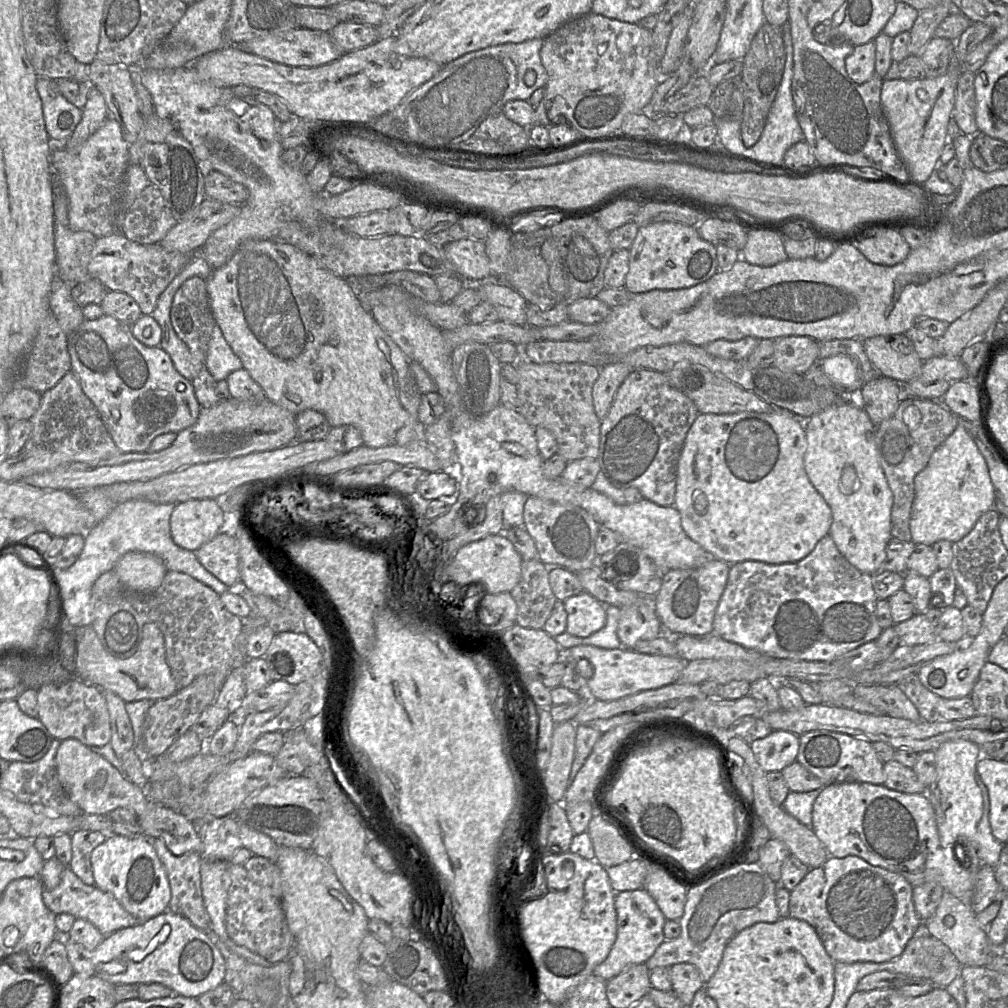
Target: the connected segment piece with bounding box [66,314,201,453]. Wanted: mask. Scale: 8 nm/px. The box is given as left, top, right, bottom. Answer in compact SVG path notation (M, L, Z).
M104 314L94 320L84 319L66 337L71 372L78 379L83 392L93 403L112 440L122 453L146 452L159 435L179 433L197 421L201 406L192 383L178 373L170 356L161 347L147 347L133 337L131 326Z

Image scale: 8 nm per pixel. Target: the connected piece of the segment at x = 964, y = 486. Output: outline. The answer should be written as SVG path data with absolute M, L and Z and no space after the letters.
M962 425L932 453L926 467L914 479L915 497L910 515L910 533L912 542L932 546L940 540L951 543L961 540L974 527L977 520L988 510L994 508L995 495L988 467L971 436Z

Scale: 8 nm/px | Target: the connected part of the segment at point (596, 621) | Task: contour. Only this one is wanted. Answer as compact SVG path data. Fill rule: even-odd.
M586 591L566 598L563 602L567 613L566 630L576 637L588 637L600 630L606 622L604 604Z

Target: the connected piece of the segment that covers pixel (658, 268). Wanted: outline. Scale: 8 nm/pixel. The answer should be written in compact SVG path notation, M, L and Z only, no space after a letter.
M679 222L652 223L639 228L638 234L629 248L629 270L624 288L631 294L645 293L656 289L689 288L707 281L718 271L716 247L700 236L697 227Z

